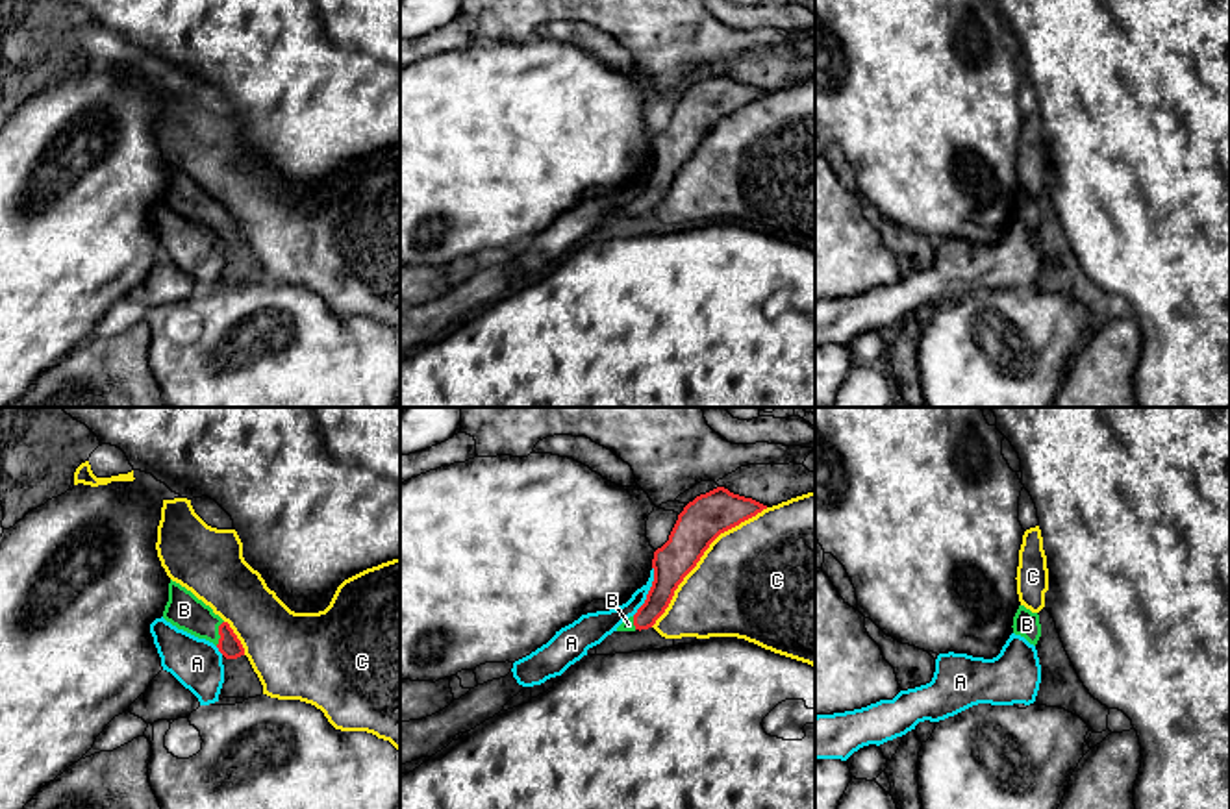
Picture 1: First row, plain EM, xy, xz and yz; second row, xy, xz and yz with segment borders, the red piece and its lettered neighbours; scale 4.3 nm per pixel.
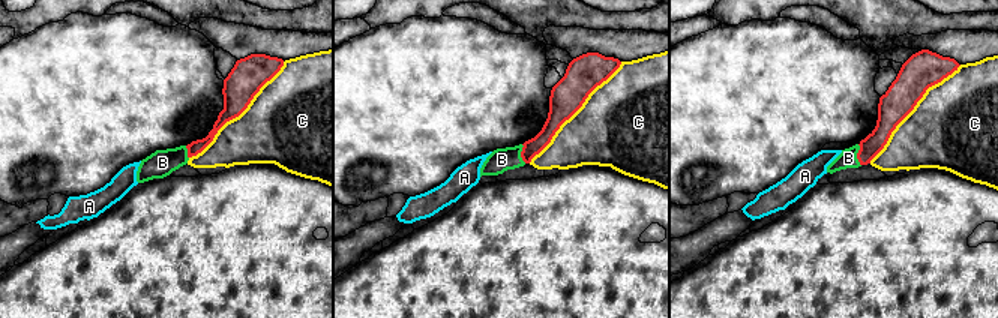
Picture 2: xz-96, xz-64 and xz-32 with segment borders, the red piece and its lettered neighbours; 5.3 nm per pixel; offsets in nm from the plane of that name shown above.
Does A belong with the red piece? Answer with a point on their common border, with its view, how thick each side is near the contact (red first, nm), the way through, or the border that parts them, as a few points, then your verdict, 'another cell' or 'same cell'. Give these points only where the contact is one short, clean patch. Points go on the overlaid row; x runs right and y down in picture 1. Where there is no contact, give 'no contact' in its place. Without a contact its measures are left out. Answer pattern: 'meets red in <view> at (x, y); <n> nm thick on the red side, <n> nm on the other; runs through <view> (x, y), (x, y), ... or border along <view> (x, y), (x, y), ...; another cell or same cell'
meets red in xz at (649, 591); 170 nm thick on the red side, 110 nm on the other; another cell

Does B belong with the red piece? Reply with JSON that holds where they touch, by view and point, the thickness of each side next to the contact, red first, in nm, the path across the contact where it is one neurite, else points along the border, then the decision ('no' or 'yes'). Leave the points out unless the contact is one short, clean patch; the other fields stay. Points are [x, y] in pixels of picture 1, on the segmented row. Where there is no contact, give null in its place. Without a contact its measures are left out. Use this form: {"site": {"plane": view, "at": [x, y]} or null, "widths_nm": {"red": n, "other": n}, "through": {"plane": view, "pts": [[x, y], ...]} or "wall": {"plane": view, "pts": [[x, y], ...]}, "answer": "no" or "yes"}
{"site": {"plane": "xy", "at": [219, 634]}, "widths_nm": {"red": 100, "other": 160}, "through": {"plane": "xy", "pts": [[230, 647], [219, 634], [184, 609]]}, "answer": "yes"}

